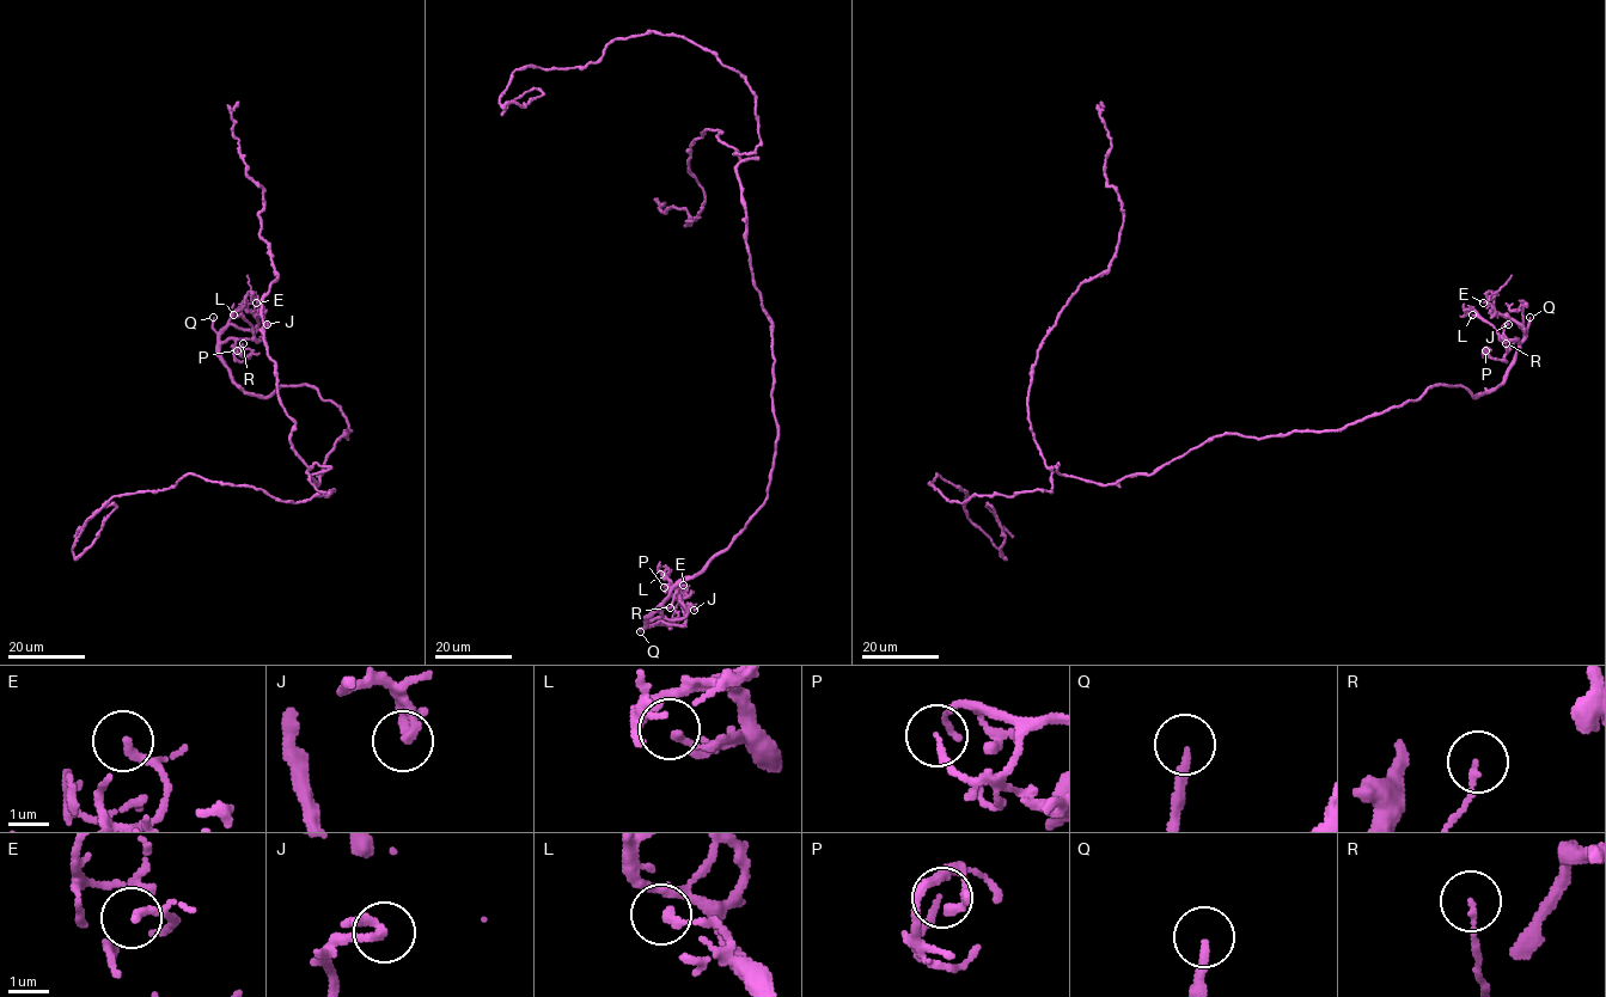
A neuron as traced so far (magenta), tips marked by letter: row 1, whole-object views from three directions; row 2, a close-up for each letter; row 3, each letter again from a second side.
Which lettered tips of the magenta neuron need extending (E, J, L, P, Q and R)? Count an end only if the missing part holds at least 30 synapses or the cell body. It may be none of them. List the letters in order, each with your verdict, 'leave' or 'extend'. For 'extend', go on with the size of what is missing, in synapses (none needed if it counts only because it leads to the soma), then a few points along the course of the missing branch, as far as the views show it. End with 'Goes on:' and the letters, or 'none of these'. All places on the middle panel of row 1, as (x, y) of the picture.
E: leave
J: leave
L: leave
P: leave
Q: extend; course (640, 631), (647, 625), (640, 611), (640, 594), (628, 582), (622, 583)
R: leave
Goes on: Q

